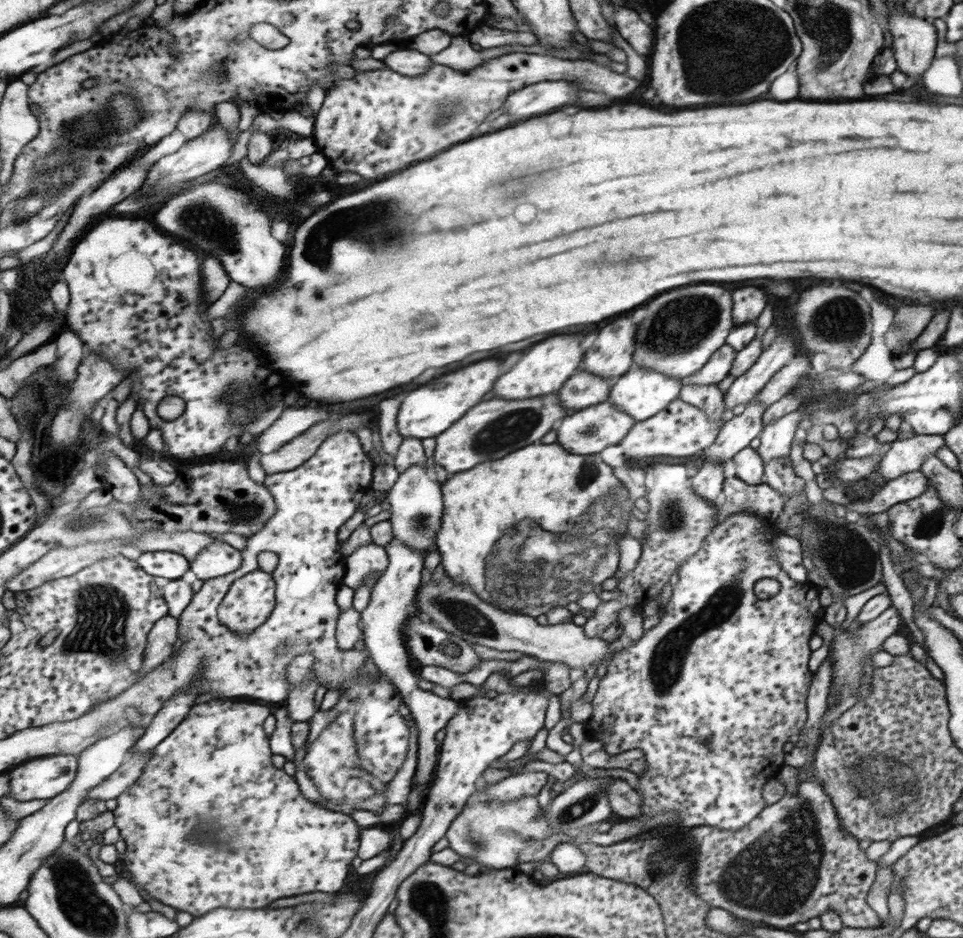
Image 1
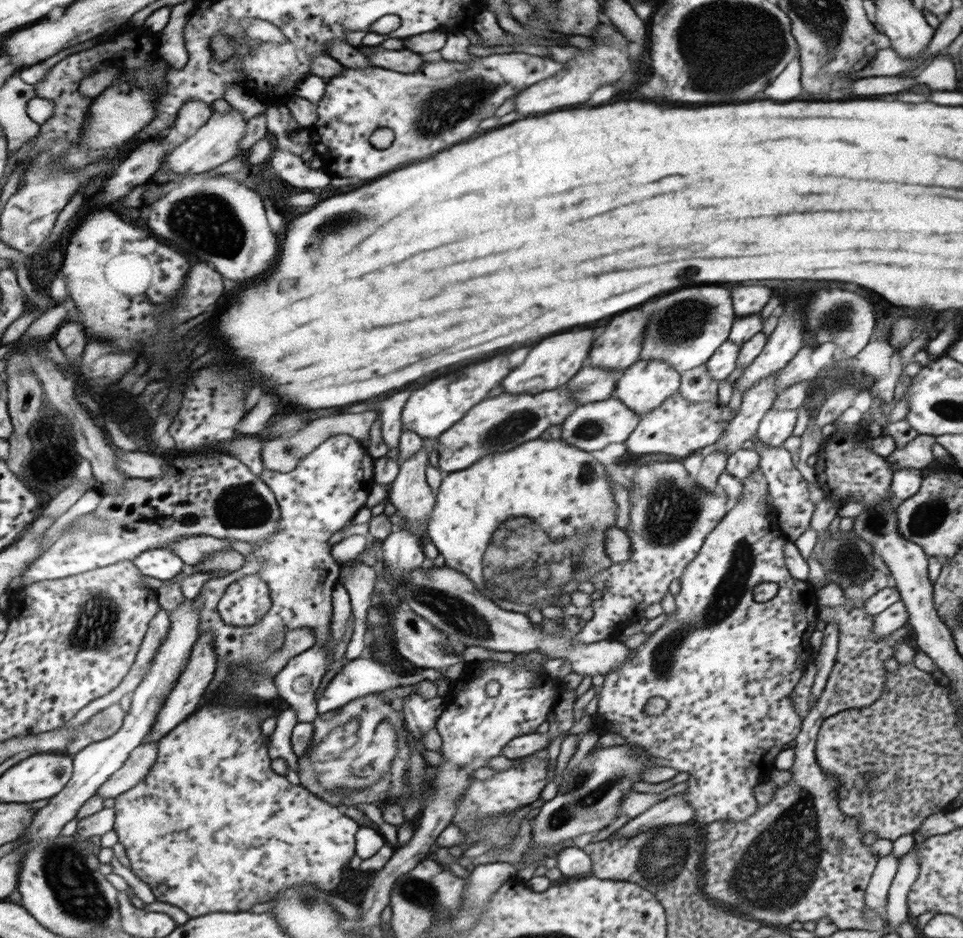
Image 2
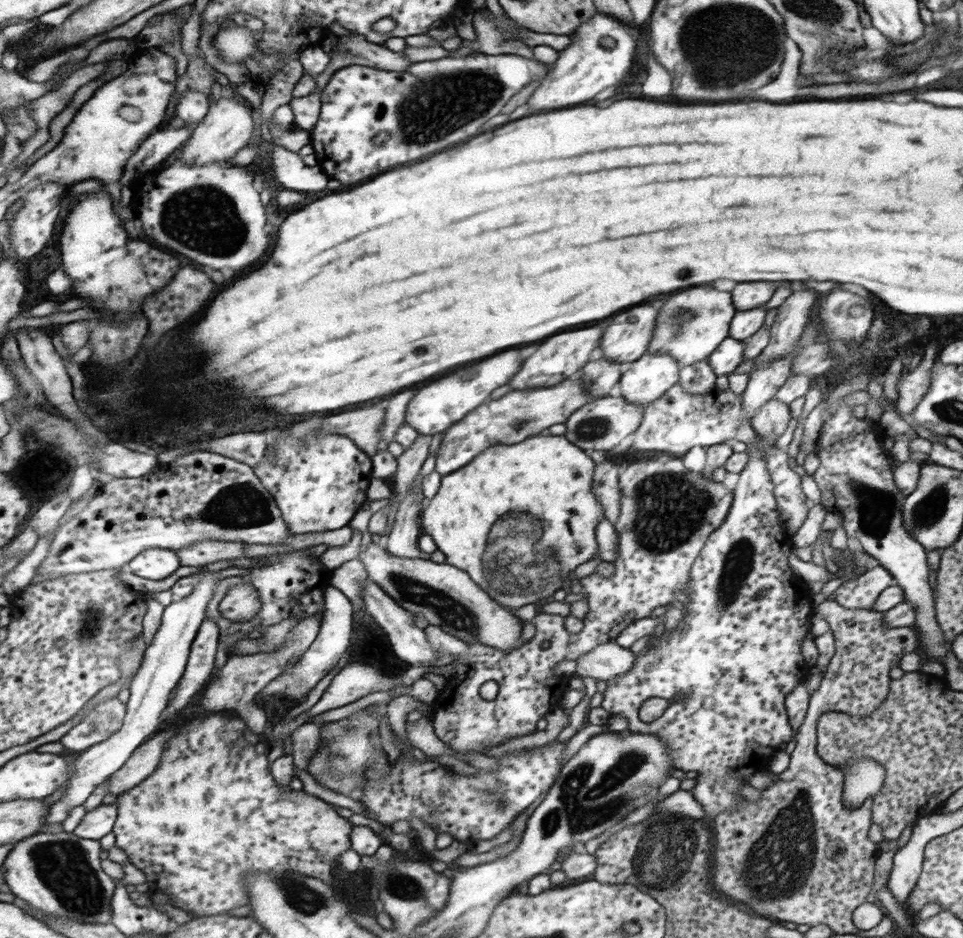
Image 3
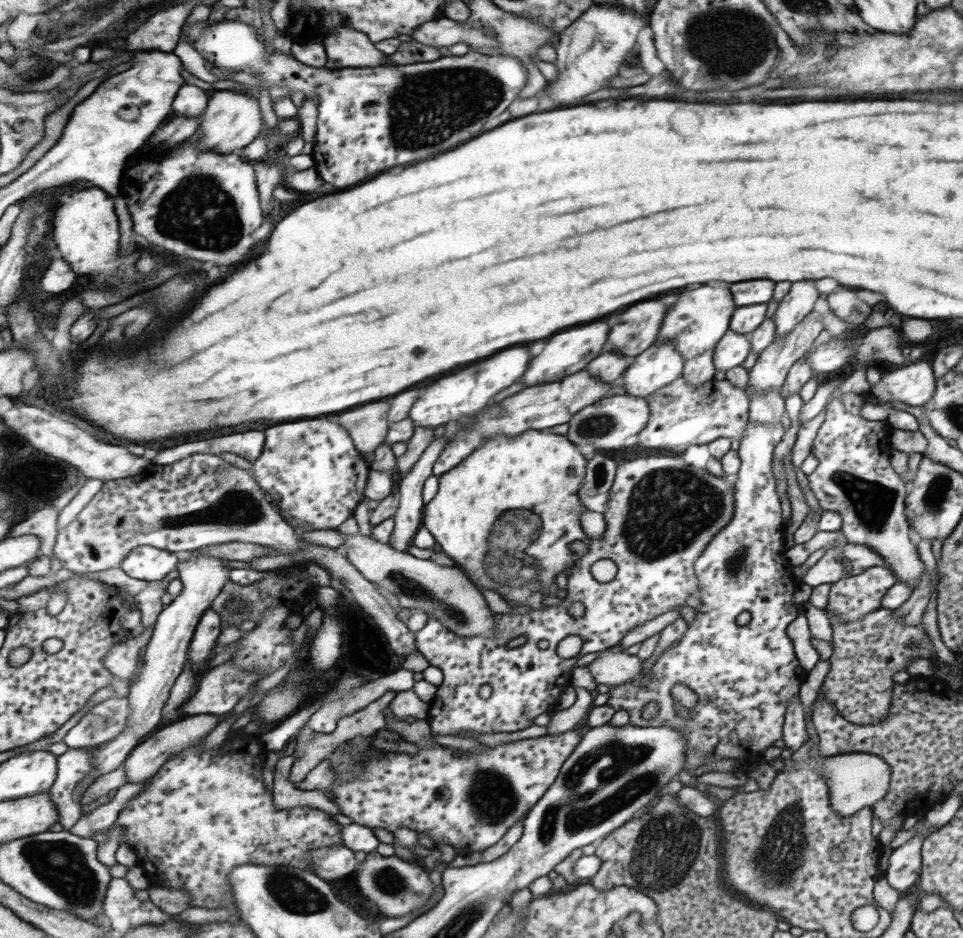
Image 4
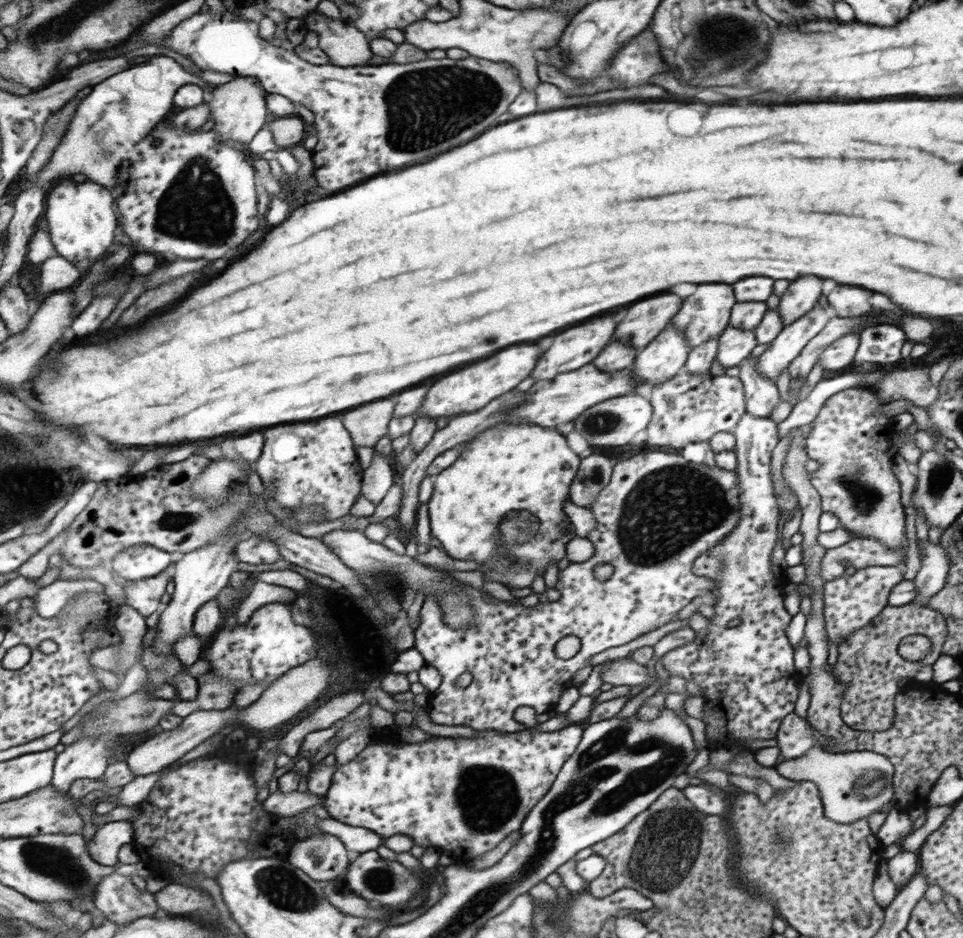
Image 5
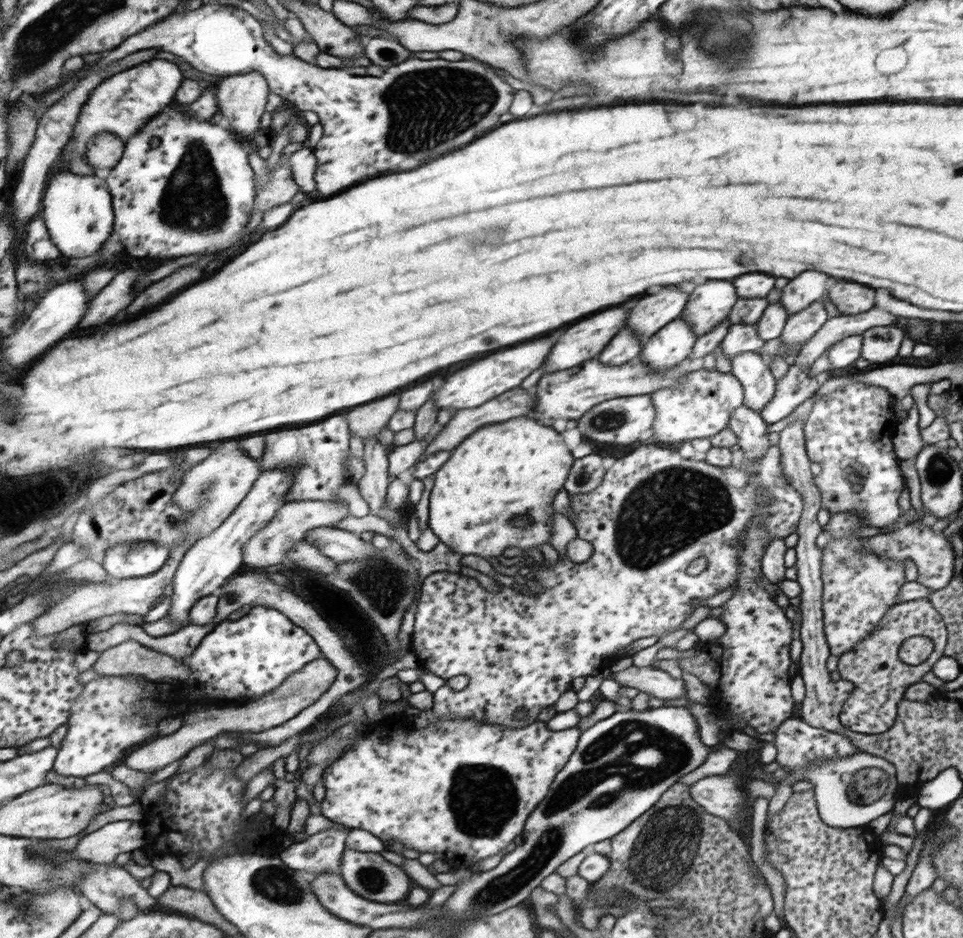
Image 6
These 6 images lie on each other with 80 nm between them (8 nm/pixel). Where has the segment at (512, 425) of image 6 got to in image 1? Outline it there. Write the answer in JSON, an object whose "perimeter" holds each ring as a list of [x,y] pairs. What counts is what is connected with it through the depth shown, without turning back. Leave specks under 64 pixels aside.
{"perimeter":[[[559,443],[523,446],[517,452],[511,452],[493,462],[480,462],[481,466],[473,465],[469,470],[452,473],[447,476],[442,485],[444,498],[443,526],[437,533],[437,546],[442,554],[444,574],[455,580],[456,583],[465,583],[470,589],[485,602],[495,605],[500,611],[524,613],[535,618],[545,614],[551,607],[565,607],[567,603],[575,602],[579,594],[592,593],[593,586],[601,590],[605,586],[606,578],[617,578],[617,570],[621,570],[621,538],[625,538],[629,529],[629,513],[638,515],[633,501],[624,498],[624,490],[620,481],[613,475],[613,466],[605,462],[596,454],[571,454]]]}

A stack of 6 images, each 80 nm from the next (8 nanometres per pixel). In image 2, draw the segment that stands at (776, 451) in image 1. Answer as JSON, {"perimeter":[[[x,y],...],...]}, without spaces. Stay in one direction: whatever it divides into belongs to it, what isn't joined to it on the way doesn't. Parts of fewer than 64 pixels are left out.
{"perimeter":[[[767,409],[758,420],[755,434],[762,444],[761,448],[781,447],[793,430],[796,416],[796,409],[786,411]]]}

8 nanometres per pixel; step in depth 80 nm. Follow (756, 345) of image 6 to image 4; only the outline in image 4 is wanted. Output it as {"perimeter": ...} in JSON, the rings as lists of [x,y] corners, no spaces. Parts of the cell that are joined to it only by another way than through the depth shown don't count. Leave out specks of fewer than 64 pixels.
{"perimeter":[[[731,328],[716,342],[712,354],[715,370],[725,372],[739,366],[750,352],[749,334],[737,334]]]}

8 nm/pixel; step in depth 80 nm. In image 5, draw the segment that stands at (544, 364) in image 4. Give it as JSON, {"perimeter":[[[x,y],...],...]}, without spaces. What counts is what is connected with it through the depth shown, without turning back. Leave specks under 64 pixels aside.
{"perimeter":[[[601,316],[601,318],[595,318],[593,322],[585,322],[581,326],[575,326],[575,328],[569,328],[561,334],[557,334],[551,342],[551,346],[541,354],[541,362],[537,362],[537,370],[533,370],[533,378],[535,380],[549,380],[561,372],[571,372],[571,370],[577,370],[581,368],[583,364],[591,362],[599,350],[611,340],[615,335],[615,322],[611,316]]]}

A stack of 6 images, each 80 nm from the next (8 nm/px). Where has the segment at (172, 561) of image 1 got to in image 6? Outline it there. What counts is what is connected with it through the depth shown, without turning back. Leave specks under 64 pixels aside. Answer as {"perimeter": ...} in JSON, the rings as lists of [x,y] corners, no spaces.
{"perimeter":[[[159,541],[117,543],[106,552],[101,564],[108,574],[119,579],[149,576],[164,568],[170,551]]]}

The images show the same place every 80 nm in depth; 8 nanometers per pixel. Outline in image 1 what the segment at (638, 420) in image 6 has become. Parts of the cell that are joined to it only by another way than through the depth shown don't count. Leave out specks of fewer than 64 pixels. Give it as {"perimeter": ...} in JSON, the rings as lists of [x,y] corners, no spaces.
{"perimeter":[[[605,400],[566,414],[556,430],[555,442],[571,454],[595,454],[595,452],[603,450],[603,446],[617,444],[623,440],[634,424],[633,418],[621,412],[616,406],[613,406],[613,403]]]}

